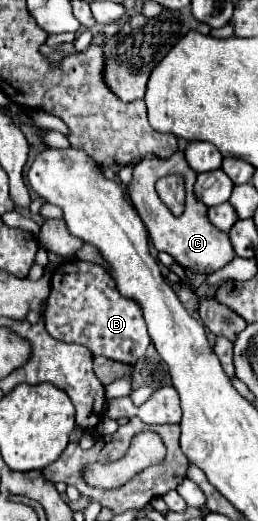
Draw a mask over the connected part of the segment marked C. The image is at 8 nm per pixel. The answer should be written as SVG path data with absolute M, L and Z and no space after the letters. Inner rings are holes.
M175 151L175 155L171 155L169 159L145 157L145 159L135 163L133 181L127 185L127 193L131 195L131 203L137 207L141 219L145 221L147 231L149 231L149 239L157 251L169 253L181 267L191 269L195 273L213 273L213 271L225 267L235 257L235 251L229 243L227 233L217 231L217 227L213 227L209 223L207 207L195 199L195 195L193 195L195 177L197 177L197 173L187 165L183 151ZM171 173L181 175L185 179L187 199L185 199L185 213L181 217L173 217L173 213L161 203L161 199L155 191L157 179L171 175Z

